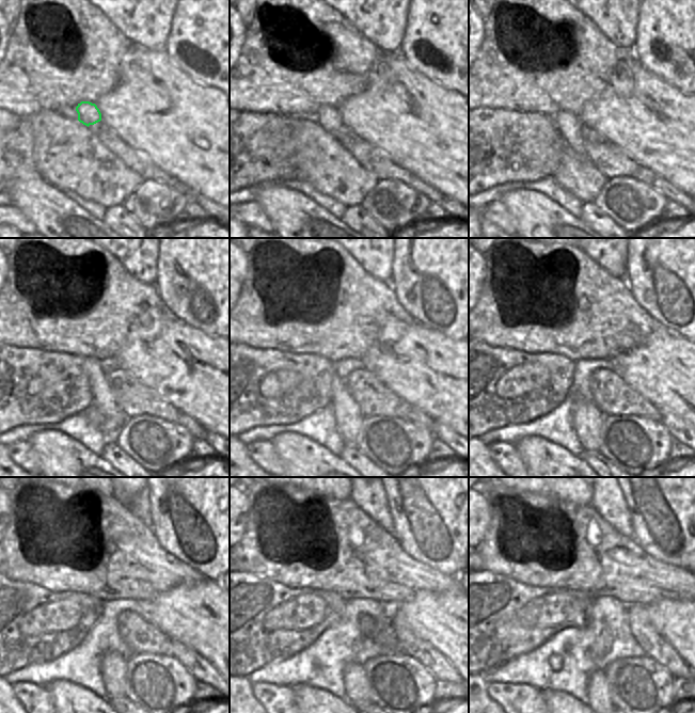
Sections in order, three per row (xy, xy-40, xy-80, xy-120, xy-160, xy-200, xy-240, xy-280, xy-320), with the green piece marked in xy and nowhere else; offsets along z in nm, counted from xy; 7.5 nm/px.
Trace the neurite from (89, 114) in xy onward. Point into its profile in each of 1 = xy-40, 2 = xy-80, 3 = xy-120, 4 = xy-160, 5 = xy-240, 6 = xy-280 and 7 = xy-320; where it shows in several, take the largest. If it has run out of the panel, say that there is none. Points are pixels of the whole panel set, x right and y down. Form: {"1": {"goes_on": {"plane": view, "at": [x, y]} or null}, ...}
{"1": {"goes_on": {"plane": "xy-40", "at": [329, 116]}}, "2": {"goes_on": {"plane": "xy-80", "at": [568, 125]}}, "3": {"goes_on": {"plane": "xy-120", "at": [103, 397]}}, "4": {"goes_on": {"plane": "xy-160", "at": [349, 418]}}, "5": {"goes_on": {"plane": "xy-240", "at": [113, 666]}}, "6": {"goes_on": {"plane": "xy-280", "at": [354, 680]}}, "7": {"goes_on": {"plane": "xy-320", "at": [597, 694]}}}

